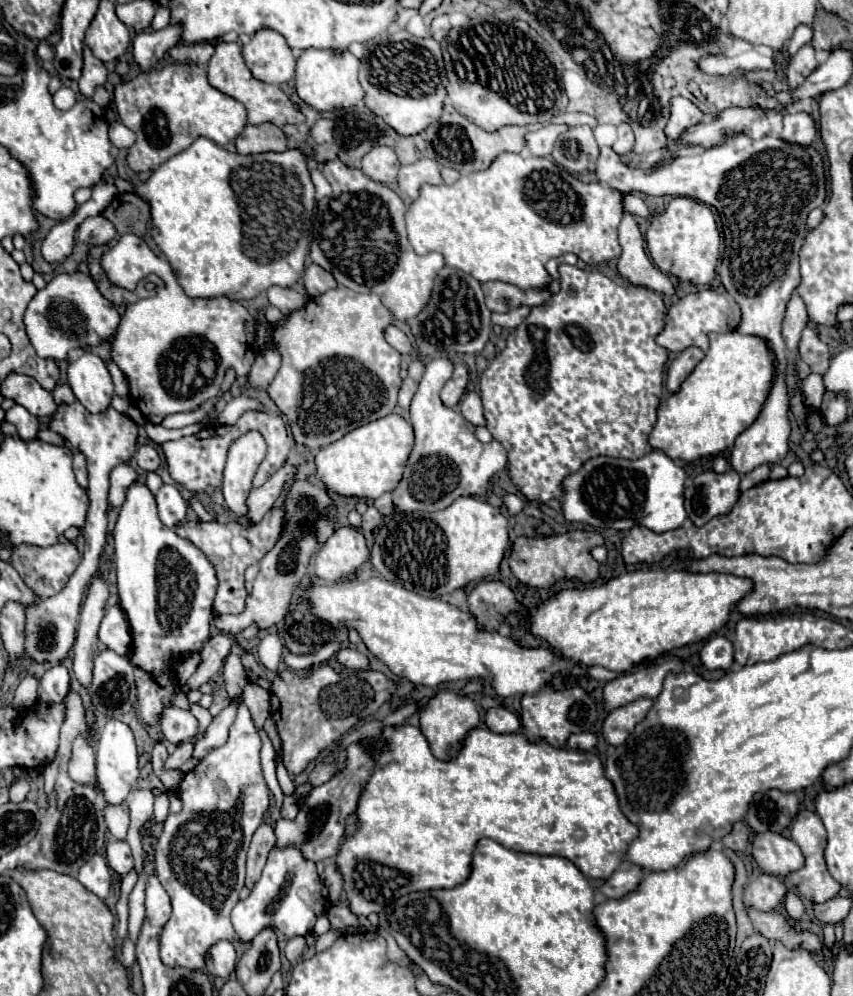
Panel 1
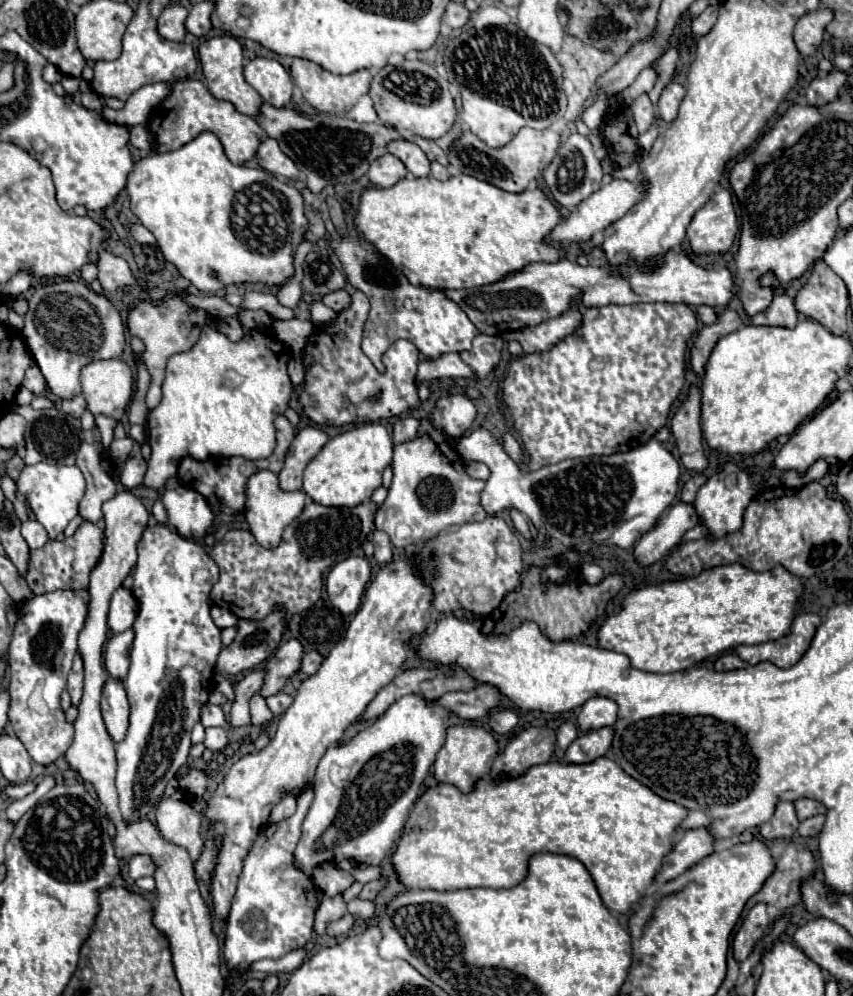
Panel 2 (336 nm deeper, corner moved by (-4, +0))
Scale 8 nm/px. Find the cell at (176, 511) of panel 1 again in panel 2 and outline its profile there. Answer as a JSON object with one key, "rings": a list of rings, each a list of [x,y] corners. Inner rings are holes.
{"rings":[[[181,485],[167,489],[161,501],[169,515],[167,523],[171,523],[179,535],[185,535],[187,539],[199,539],[207,533],[213,521],[213,513],[203,495]]]}

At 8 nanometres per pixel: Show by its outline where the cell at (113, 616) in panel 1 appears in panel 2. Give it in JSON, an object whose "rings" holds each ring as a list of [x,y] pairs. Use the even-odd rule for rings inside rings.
{"rings":[[[119,587],[111,597],[109,607],[109,627],[113,633],[123,633],[133,627],[137,615],[137,601],[133,599],[133,593],[129,589]]]}

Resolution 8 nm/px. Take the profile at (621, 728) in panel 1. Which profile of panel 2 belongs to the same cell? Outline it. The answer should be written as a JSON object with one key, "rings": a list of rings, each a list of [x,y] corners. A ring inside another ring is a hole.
{"rings":[[[601,727],[589,733],[581,733],[567,749],[565,759],[569,763],[589,763],[603,757],[613,741],[613,727]]]}

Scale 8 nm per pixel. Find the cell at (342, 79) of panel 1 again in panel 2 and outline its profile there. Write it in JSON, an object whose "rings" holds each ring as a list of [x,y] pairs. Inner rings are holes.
{"rings":[[[293,59],[291,77],[299,85],[305,101],[311,107],[315,107],[317,111],[323,111],[323,113],[337,113],[337,115],[351,111],[351,107],[359,101],[359,97],[369,91],[369,83],[371,83],[371,73],[367,69],[359,69],[349,75],[333,75],[333,73],[325,71],[321,65],[307,61],[307,59]]]}

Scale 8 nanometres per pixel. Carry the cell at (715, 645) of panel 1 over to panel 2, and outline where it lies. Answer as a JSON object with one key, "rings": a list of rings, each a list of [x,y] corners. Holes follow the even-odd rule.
{"rings":[[[725,653],[715,661],[717,671],[731,671],[731,669],[741,669],[745,663],[735,655],[735,653]]]}

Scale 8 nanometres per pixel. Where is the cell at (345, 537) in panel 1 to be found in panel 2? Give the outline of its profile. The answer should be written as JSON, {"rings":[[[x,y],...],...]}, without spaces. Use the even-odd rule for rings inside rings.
{"rings":[[[351,555],[333,565],[325,583],[333,607],[337,607],[345,615],[355,613],[361,603],[361,595],[365,593],[365,587],[369,583],[369,577],[371,565],[367,557]]]}

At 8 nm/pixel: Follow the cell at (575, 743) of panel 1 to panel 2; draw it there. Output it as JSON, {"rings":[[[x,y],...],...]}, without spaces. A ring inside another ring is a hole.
{"rings":[[[563,723],[557,729],[557,745],[555,745],[557,759],[565,759],[565,751],[569,747],[569,743],[573,743],[575,739],[577,739],[577,727],[573,723]]]}

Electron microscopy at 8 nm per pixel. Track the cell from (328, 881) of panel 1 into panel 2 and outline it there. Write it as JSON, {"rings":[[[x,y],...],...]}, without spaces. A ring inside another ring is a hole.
{"rings":[[[321,863],[313,871],[311,879],[313,879],[315,887],[323,895],[329,895],[329,897],[339,895],[341,891],[345,891],[347,887],[351,887],[355,883],[355,877],[349,871],[345,871],[339,865],[335,865],[335,863]]]}

